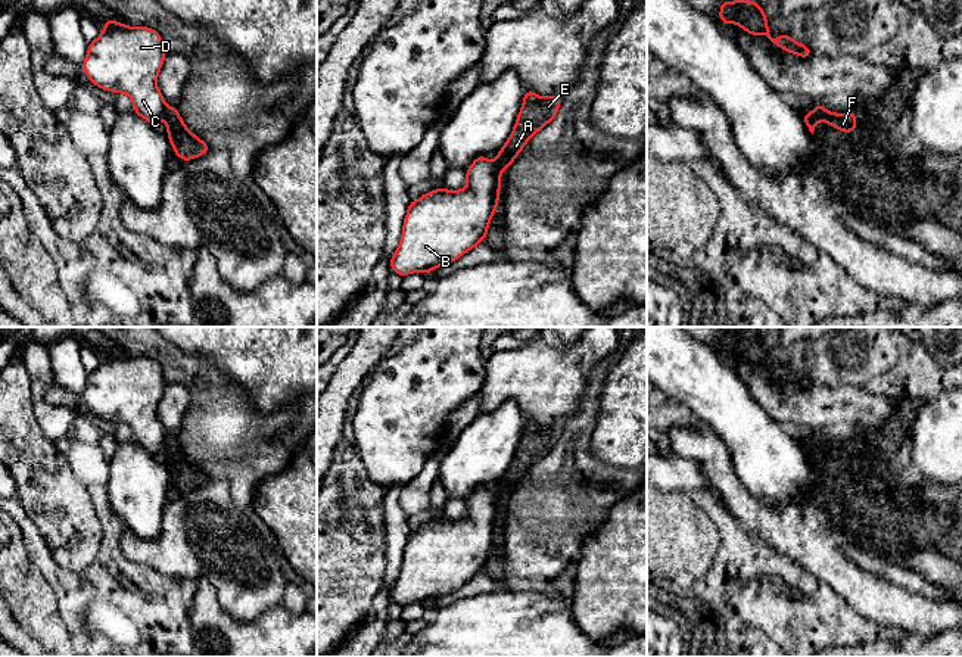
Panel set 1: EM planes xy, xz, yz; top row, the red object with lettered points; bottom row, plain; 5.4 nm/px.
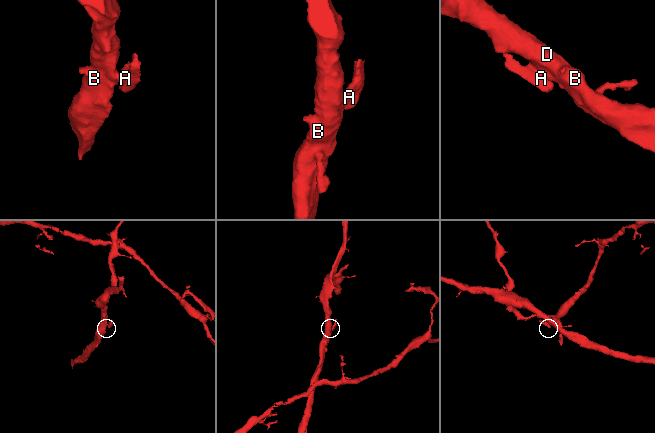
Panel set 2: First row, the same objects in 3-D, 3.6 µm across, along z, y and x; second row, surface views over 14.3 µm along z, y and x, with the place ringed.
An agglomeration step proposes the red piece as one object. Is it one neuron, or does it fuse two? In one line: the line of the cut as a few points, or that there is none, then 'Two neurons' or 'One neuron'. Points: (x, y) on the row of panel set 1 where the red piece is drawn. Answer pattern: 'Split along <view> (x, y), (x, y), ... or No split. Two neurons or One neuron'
Split along xz (494, 164), (500, 173). Two neurons

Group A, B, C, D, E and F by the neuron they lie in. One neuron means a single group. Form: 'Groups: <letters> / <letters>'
Groups: A E / B C D F

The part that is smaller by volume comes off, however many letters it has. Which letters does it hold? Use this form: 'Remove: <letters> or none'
Remove: A, E

